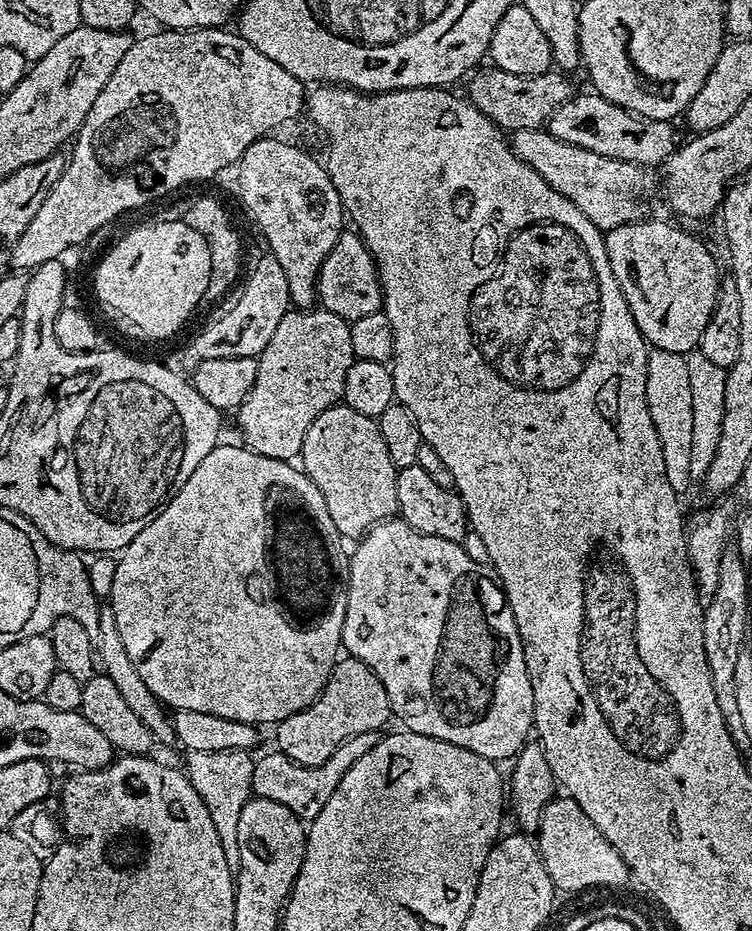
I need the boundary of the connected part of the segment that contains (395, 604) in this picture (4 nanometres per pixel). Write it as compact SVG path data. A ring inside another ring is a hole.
M389 518L383 524L374 525L359 537L357 544L360 545L352 552L352 561L348 564L348 580L346 579L346 614L340 638L343 651L351 659L361 660L375 674L386 692L391 715L395 719L397 716L407 731L441 740L455 748L465 748L467 752L472 752L482 760L511 761L520 753L521 748L529 743L530 733L534 728L534 694L530 690L530 678L526 674L520 635L514 626L512 611L504 601L504 589L491 575L488 577L480 573L479 566L460 549L461 545L457 541L424 536L399 518Z

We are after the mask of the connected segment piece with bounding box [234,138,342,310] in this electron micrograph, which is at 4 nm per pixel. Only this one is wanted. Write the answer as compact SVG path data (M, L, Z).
M276 138L256 140L234 165L236 196L245 214L264 235L267 251L281 267L289 301L297 309L308 310L317 299L316 278L322 262L340 237L342 212L326 191L321 165L308 160L292 145L272 139Z

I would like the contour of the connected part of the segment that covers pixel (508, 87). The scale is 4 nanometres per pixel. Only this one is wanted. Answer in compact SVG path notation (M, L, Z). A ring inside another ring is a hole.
M489 67L487 71L477 71L467 81L469 84L466 100L491 124L509 133L527 128L539 129L573 95L567 82L569 79L554 70L546 71L540 76L506 74L501 68L494 67Z

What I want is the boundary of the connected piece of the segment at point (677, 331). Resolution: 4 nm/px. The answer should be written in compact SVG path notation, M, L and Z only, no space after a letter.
M647 218L641 222L612 228L603 233L602 239L604 256L608 259L612 280L616 283L615 291L628 315L632 316L636 323L636 329L643 336L645 345L651 346L657 352L691 353L699 345L702 330L712 317L716 295L720 292L722 280L716 274L716 264L712 261L711 254L698 241L686 236L682 231Z

